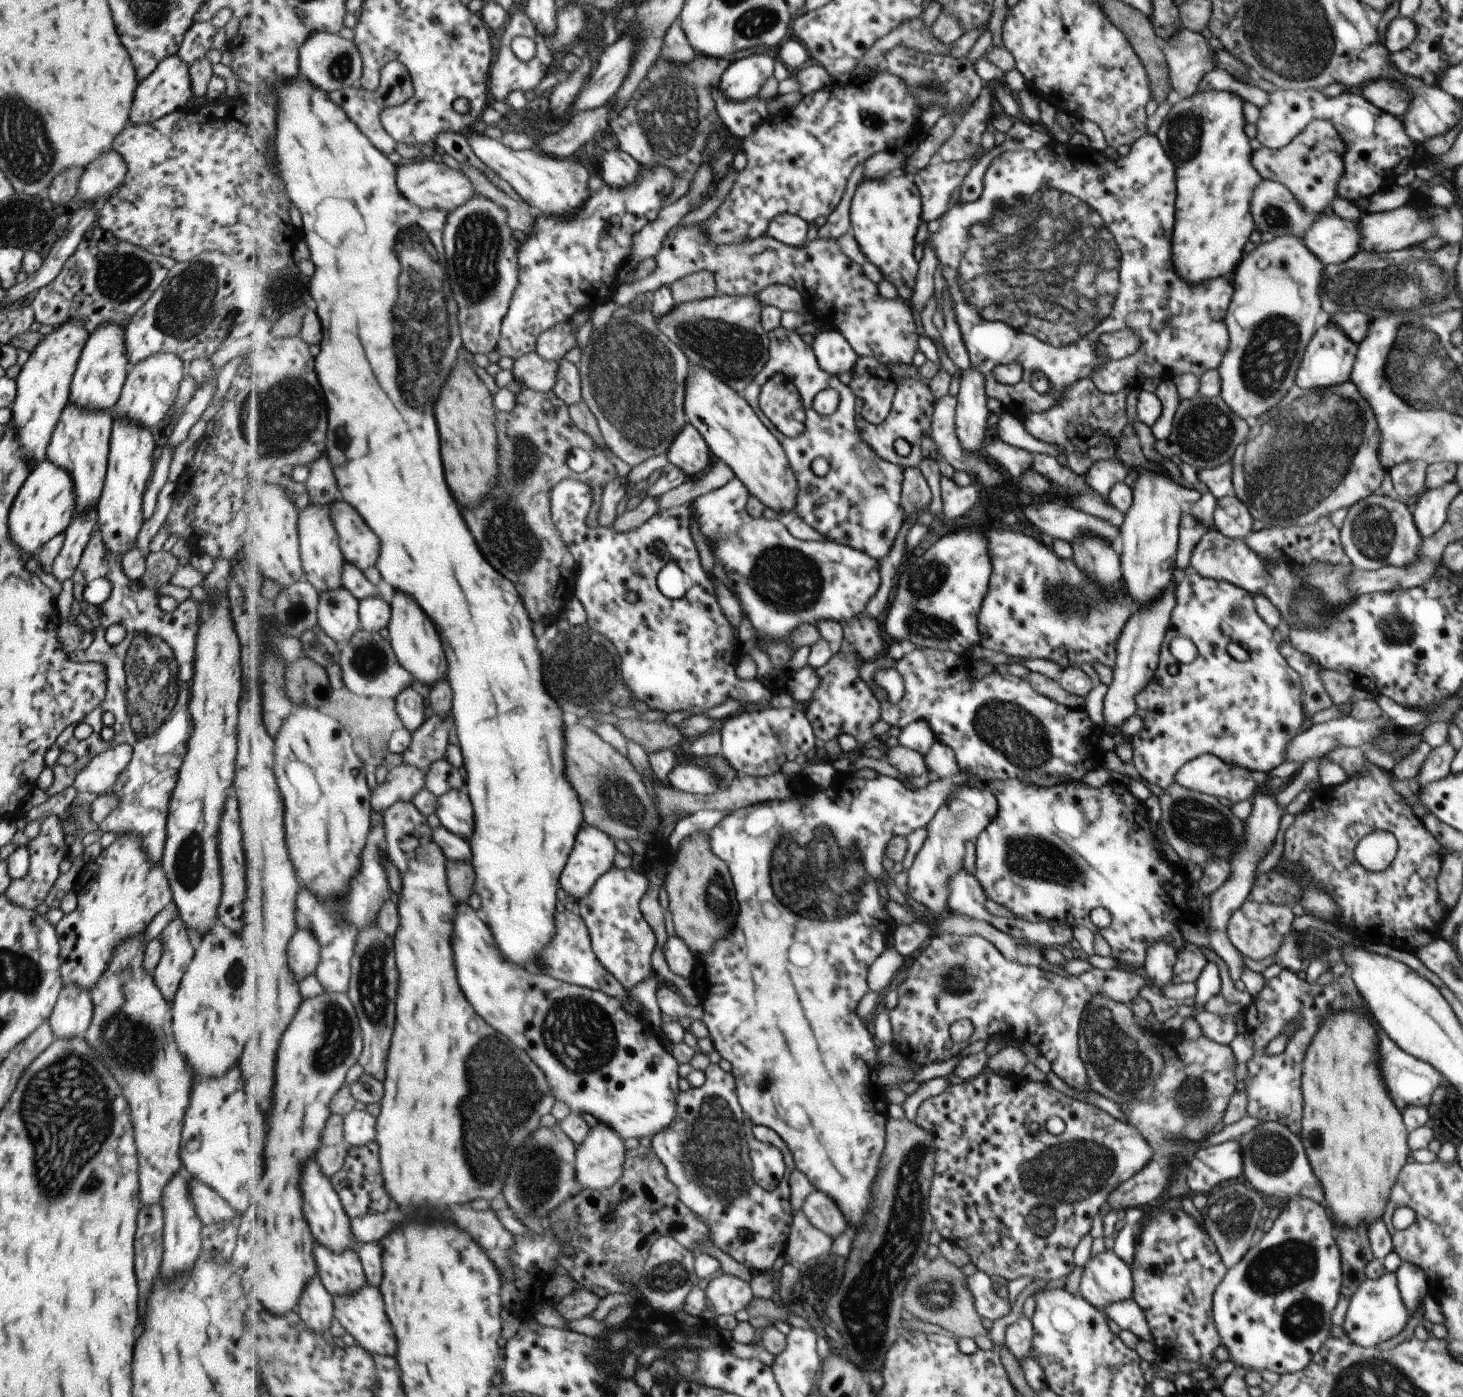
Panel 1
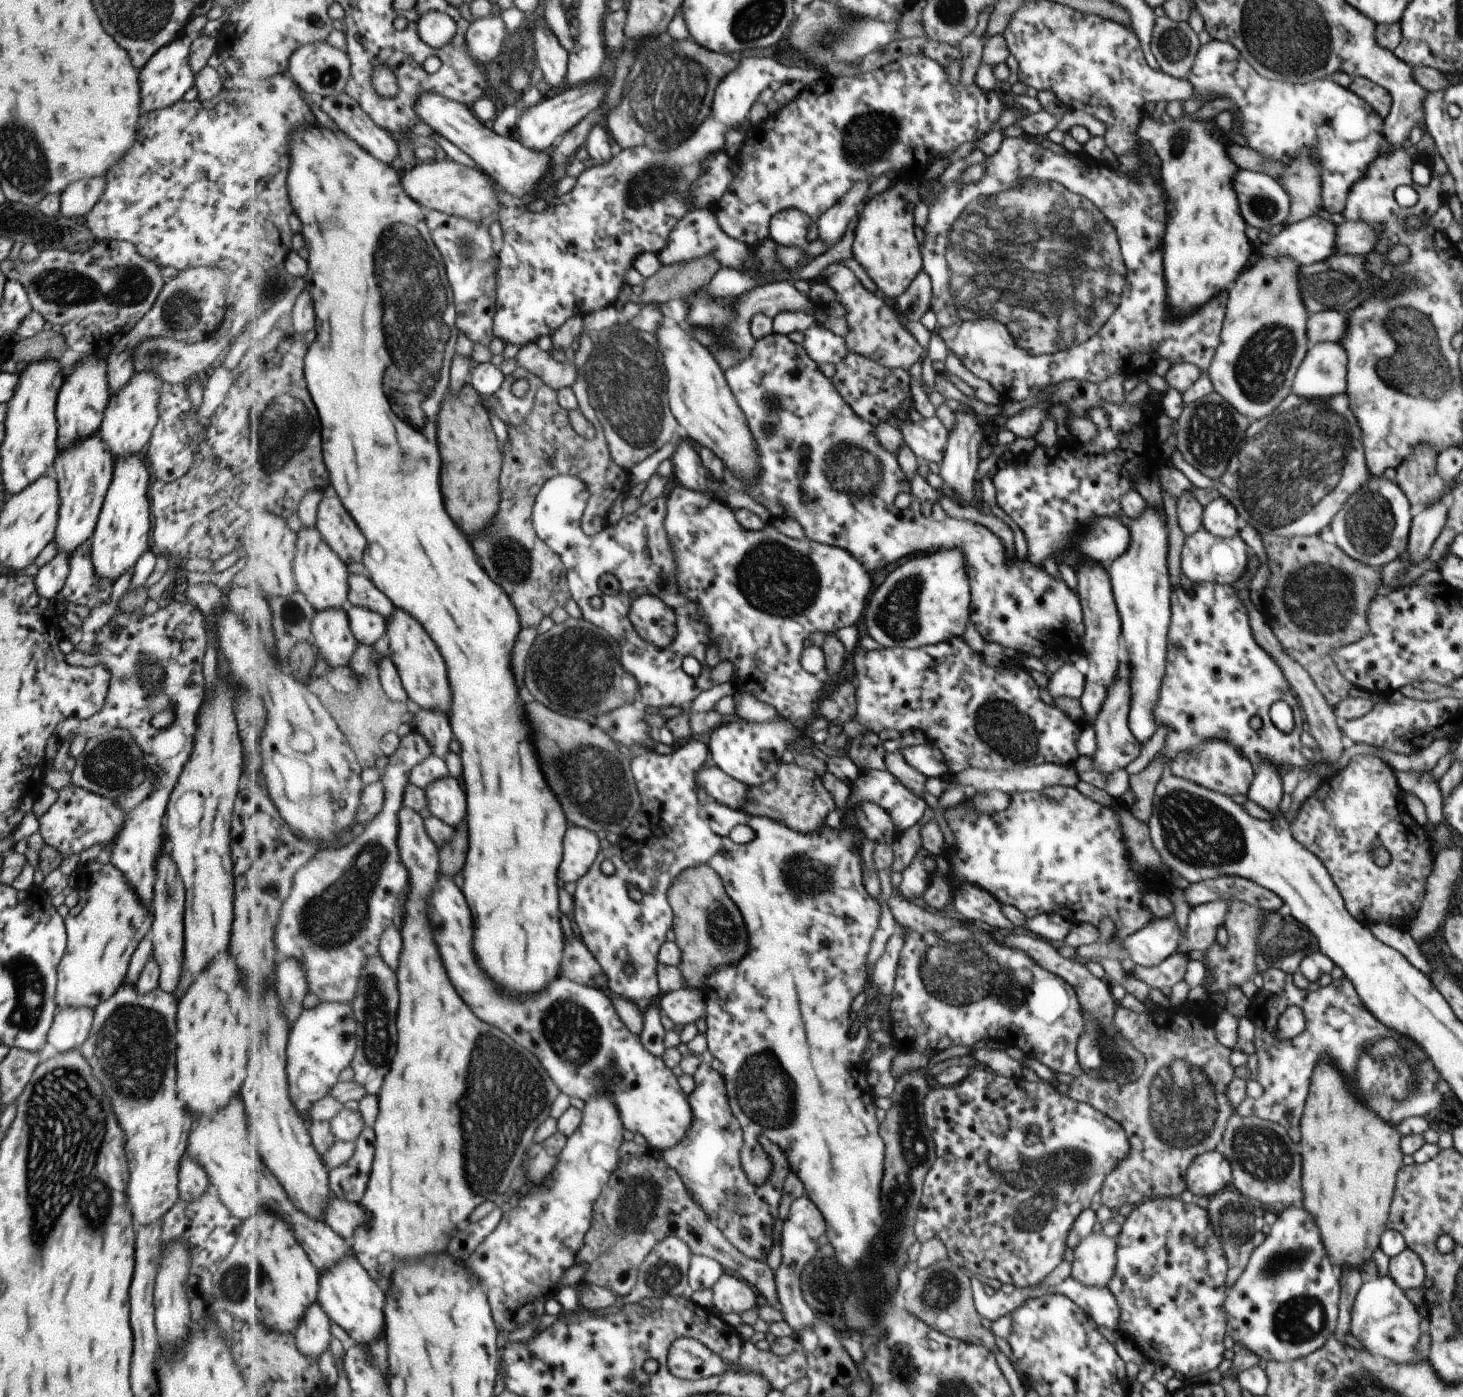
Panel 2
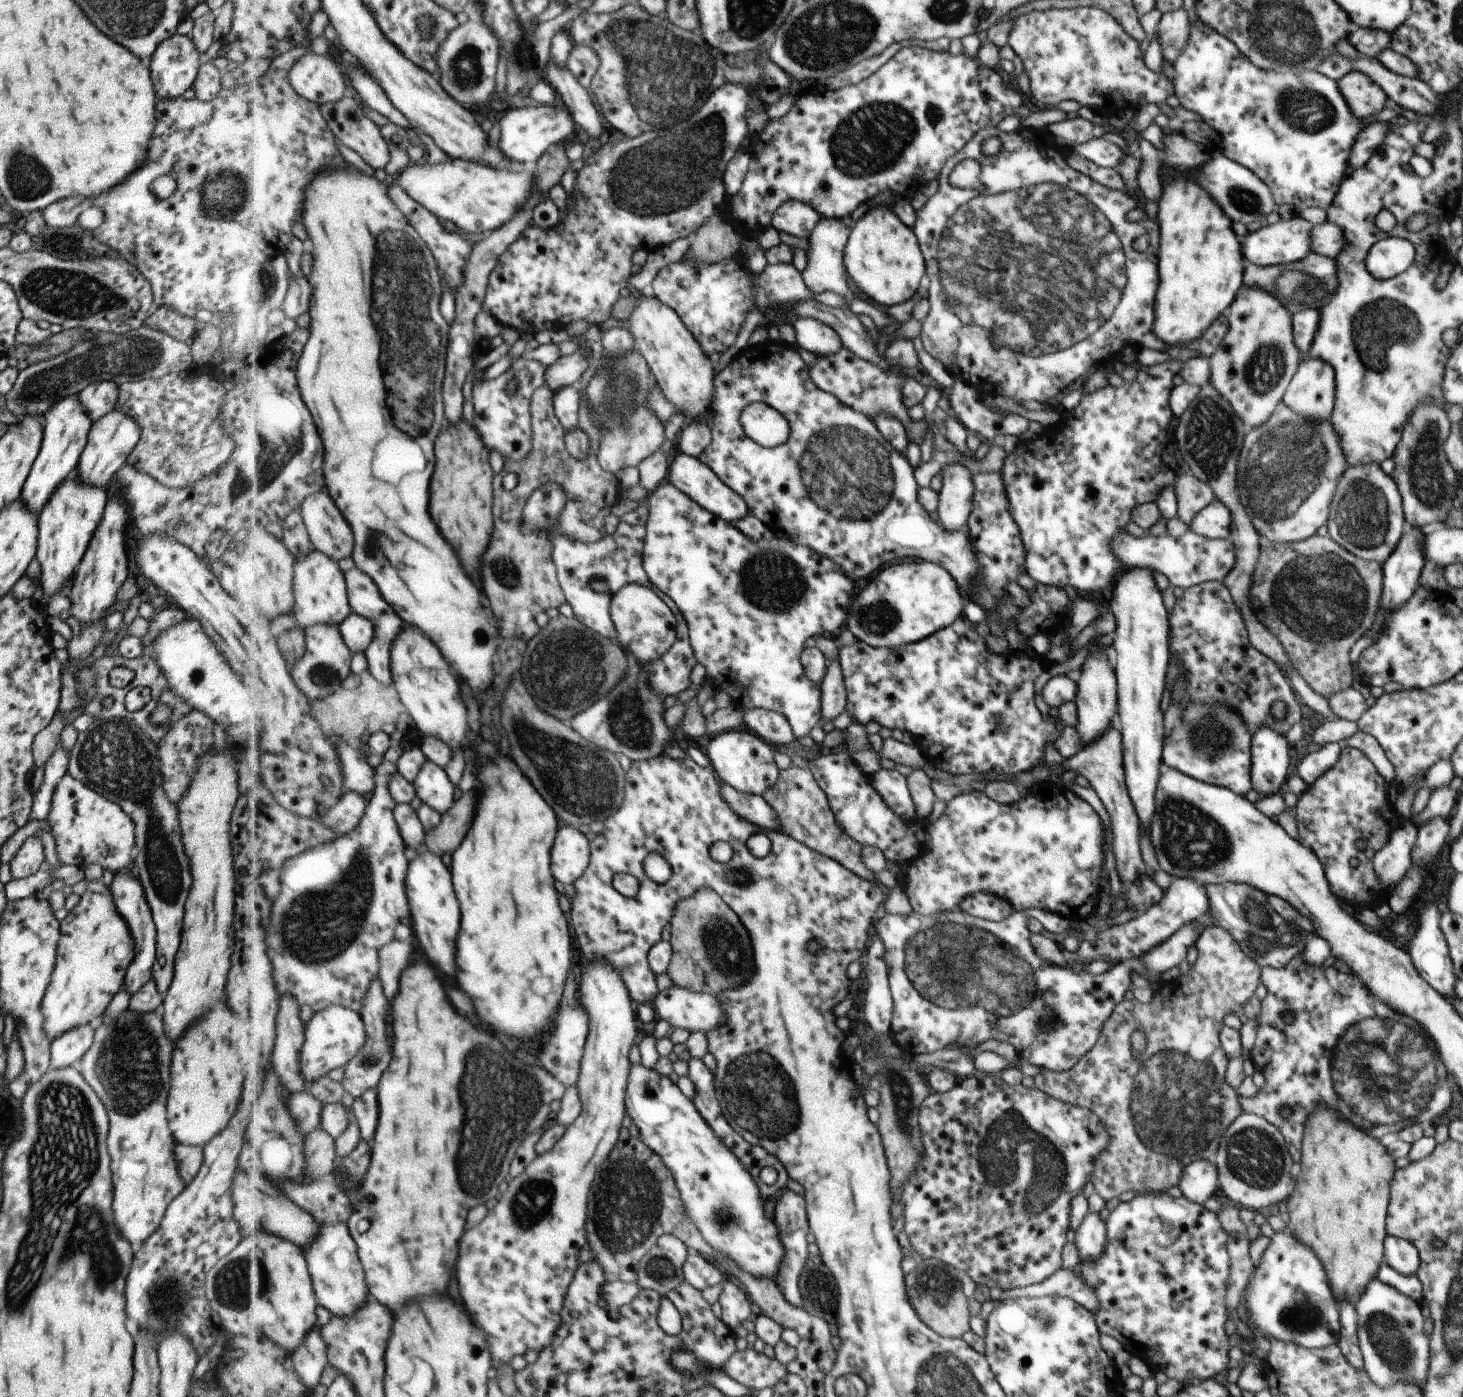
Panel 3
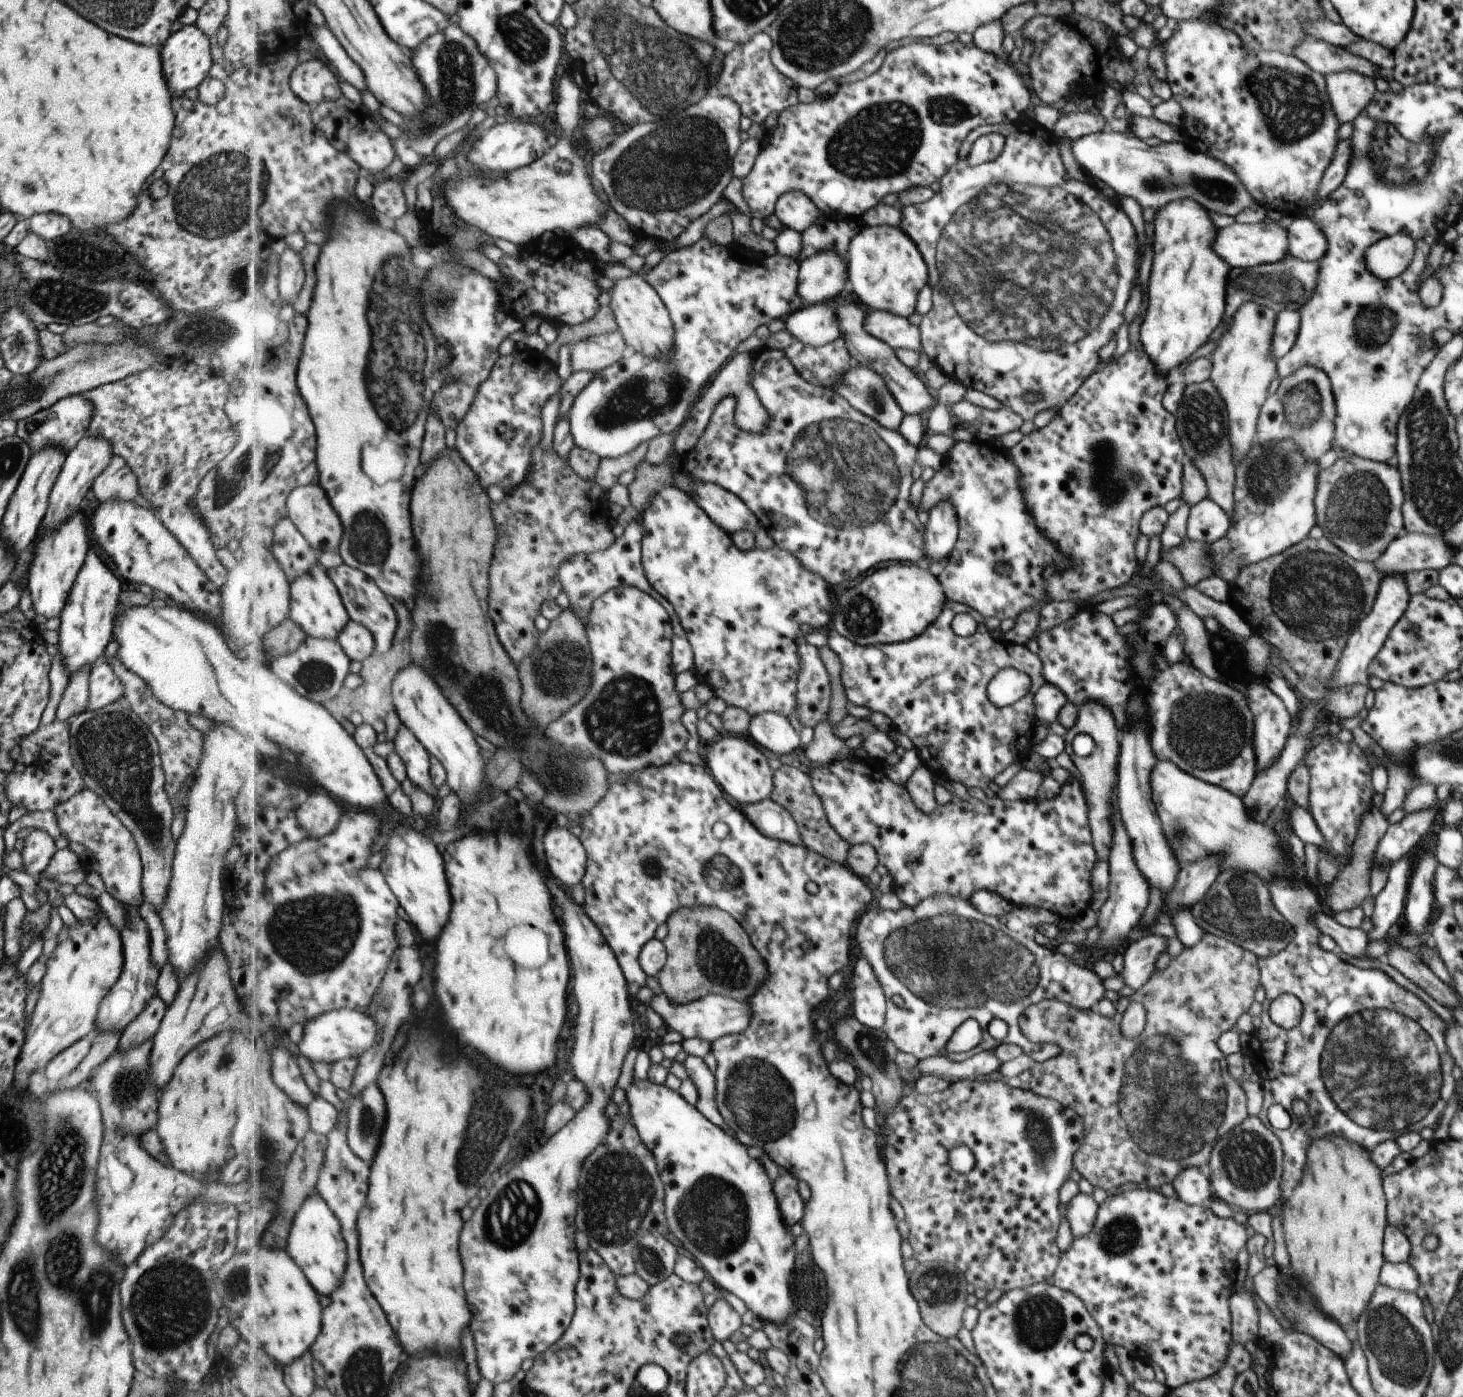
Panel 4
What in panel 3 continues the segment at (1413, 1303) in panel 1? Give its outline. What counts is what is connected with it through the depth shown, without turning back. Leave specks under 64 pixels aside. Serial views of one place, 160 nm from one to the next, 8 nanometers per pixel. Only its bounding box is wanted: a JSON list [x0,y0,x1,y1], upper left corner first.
[1384,1237,1419,1276]

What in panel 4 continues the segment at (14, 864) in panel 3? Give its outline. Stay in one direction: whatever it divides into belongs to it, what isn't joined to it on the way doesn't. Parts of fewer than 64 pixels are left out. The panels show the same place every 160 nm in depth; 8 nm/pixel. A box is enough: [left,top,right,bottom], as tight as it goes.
[20,831,56,878]

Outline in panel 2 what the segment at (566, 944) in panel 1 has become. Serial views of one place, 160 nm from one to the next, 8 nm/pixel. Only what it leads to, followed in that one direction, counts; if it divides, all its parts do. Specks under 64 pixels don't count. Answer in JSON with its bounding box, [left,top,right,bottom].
[560,927,609,991]

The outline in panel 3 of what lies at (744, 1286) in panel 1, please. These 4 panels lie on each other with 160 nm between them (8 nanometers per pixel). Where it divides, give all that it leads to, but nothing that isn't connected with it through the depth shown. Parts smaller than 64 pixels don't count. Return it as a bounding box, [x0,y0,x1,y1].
[718,1279,753,1329]

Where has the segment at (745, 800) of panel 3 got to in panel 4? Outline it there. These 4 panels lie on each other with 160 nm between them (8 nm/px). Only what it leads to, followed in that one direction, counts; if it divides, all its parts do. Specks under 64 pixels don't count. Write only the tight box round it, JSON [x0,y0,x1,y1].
[740,797,804,845]

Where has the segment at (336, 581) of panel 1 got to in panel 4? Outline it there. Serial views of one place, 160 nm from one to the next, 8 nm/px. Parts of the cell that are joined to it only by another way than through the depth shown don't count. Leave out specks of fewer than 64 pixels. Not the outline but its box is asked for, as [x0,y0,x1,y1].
[290,564,351,640]

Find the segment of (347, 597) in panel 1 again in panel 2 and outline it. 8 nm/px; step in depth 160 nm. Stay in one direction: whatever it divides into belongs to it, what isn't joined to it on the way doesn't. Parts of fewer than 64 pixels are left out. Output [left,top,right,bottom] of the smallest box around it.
[312,608,360,670]

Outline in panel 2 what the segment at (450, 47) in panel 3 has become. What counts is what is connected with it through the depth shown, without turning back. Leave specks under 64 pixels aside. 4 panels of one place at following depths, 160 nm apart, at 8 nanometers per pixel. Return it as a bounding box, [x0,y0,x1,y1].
[465,14,507,66]

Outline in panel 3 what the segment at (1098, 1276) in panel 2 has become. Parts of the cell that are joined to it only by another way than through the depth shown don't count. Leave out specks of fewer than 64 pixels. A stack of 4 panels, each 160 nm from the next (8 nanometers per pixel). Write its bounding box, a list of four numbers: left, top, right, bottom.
[1071,1210,1106,1263]

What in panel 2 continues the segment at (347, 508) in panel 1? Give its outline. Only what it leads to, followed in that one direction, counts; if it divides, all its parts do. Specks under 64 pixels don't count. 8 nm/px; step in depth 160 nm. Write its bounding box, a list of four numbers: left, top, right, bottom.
[316,496,367,564]

